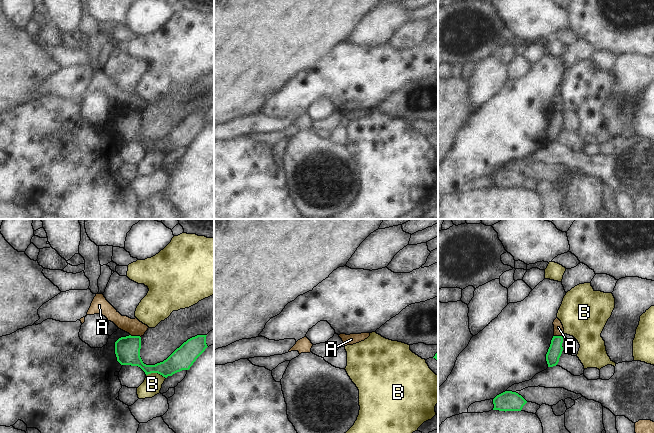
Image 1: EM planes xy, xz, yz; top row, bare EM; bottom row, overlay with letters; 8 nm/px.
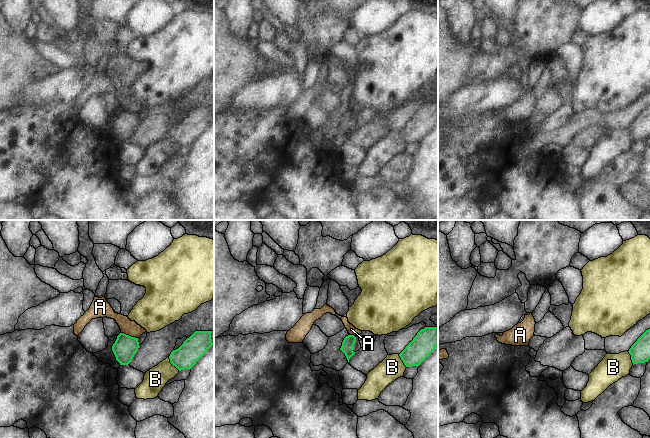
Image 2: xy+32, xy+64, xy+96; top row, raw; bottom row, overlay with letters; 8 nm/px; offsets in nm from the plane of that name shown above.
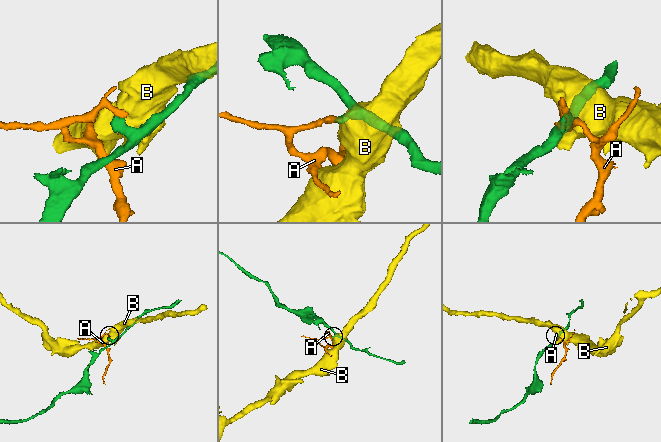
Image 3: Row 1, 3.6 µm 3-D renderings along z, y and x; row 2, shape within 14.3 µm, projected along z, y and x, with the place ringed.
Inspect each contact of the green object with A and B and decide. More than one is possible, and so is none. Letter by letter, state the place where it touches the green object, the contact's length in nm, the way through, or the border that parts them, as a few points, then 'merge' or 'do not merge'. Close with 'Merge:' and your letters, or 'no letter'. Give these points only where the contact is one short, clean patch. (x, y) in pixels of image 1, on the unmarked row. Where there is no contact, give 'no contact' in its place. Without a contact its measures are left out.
A: meets green in xy at (135, 112); contact 90 nm long; border along xy (130, 110), (140, 113); do not merge
B: meets green in xy at (156, 148); contact 160 nm long; do not merge
Merge: no letter

